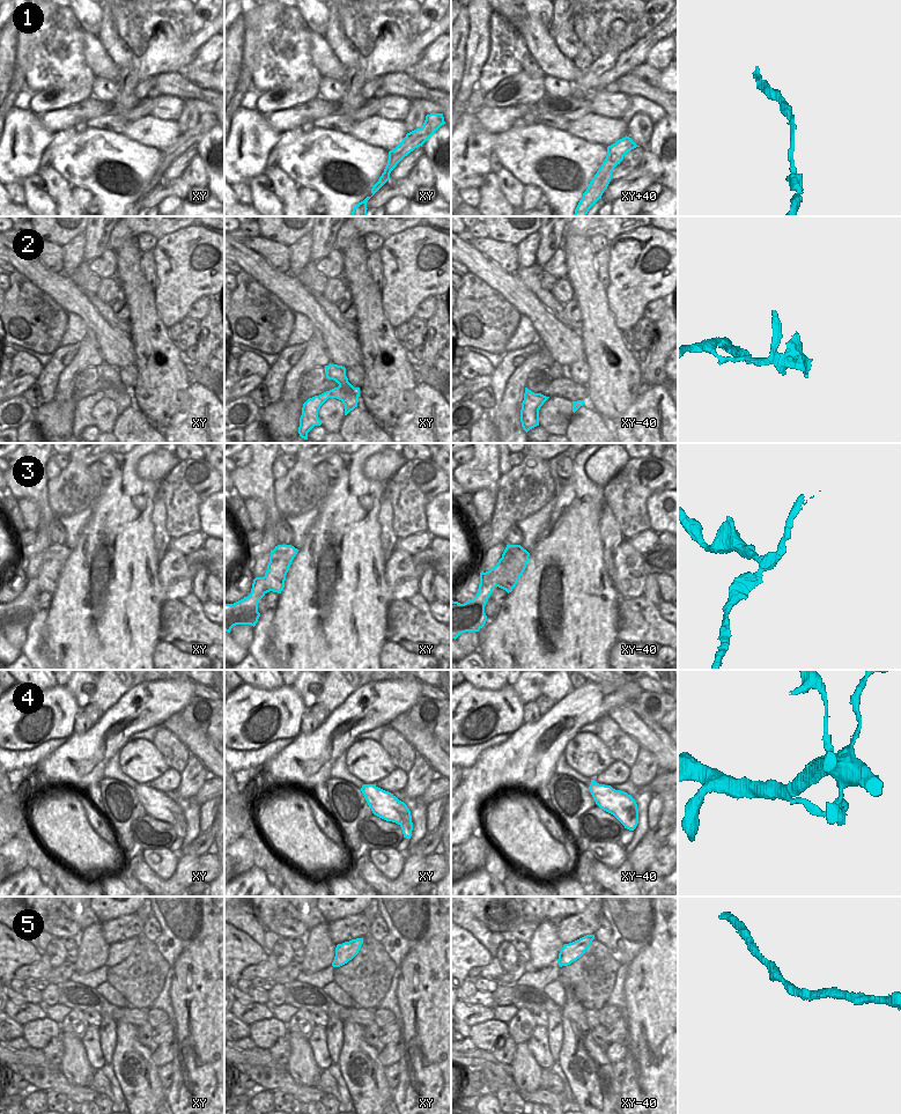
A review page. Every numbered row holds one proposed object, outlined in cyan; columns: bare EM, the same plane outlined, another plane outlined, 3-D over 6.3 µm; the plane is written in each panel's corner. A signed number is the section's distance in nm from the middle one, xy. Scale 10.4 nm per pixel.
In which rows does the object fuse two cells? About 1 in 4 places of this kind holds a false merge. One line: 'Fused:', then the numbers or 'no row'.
Fused: 2, 3.

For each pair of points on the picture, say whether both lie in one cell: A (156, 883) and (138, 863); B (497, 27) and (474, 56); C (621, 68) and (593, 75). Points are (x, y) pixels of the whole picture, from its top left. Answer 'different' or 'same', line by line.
A: same
B: different
C: different

